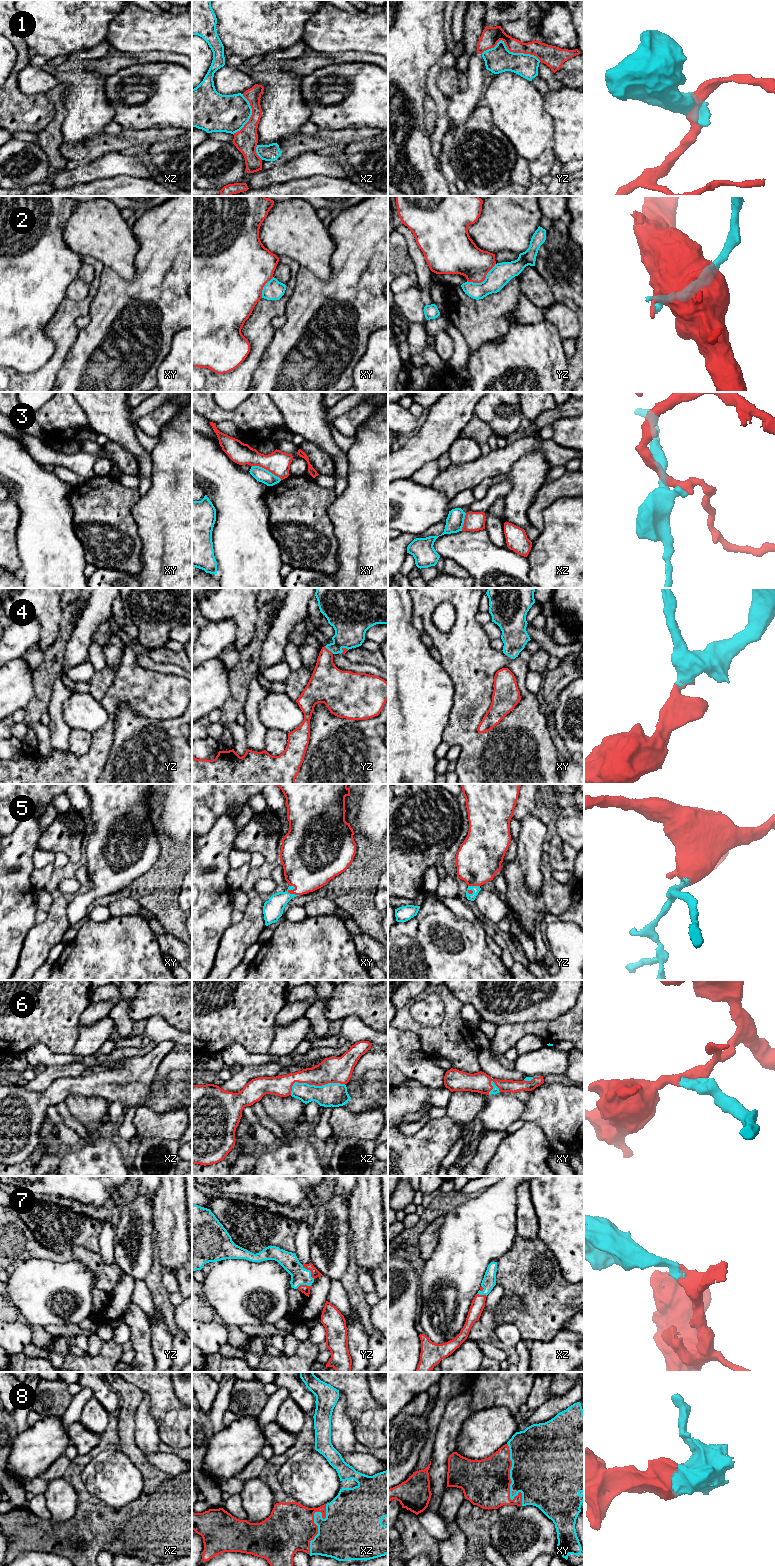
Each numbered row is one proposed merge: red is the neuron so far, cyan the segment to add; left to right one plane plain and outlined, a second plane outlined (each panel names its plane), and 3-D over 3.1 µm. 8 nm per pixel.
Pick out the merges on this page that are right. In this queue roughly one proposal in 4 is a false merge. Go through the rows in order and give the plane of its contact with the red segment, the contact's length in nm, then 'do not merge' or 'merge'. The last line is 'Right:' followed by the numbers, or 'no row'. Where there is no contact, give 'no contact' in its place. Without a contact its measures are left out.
1: contact in yz; length 480 nm; do not merge
2: contact in yz; length 280 nm; do not merge
3: contact in xy; length 260 nm; do not merge
4: contact in yz; length 100 nm; merge
5: contact in xy; length 120 nm; merge
6: contact in xz; length 440 nm; merge
7: contact in yz; length 160 nm; merge
8: contact in xy; length 500 nm; merge
Right: 4, 5, 6, 7, 8

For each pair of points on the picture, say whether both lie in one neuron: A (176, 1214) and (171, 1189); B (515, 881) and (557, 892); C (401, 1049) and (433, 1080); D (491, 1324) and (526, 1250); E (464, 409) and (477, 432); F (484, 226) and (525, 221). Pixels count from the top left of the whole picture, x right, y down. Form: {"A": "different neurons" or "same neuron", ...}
{"A": "same neuron", "B": "same neuron", "C": "same neuron", "D": "different neurons", "E": "different neurons", "F": "same neuron"}

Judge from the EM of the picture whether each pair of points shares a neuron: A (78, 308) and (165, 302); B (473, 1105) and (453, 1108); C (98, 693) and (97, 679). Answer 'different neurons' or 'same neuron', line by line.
A: different neurons
B: same neuron
C: same neuron

